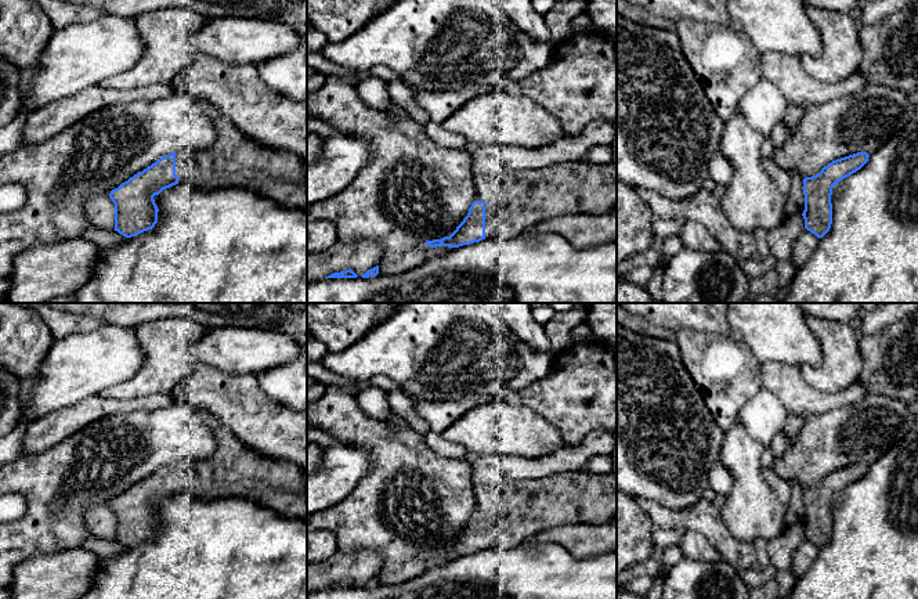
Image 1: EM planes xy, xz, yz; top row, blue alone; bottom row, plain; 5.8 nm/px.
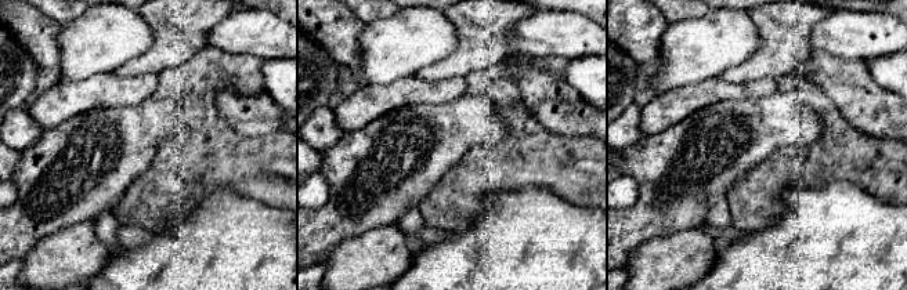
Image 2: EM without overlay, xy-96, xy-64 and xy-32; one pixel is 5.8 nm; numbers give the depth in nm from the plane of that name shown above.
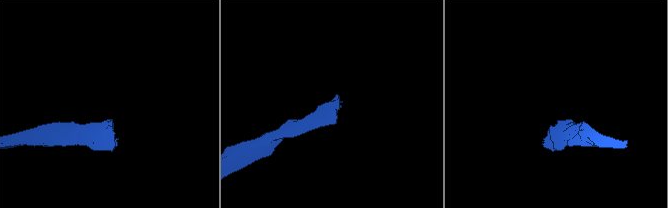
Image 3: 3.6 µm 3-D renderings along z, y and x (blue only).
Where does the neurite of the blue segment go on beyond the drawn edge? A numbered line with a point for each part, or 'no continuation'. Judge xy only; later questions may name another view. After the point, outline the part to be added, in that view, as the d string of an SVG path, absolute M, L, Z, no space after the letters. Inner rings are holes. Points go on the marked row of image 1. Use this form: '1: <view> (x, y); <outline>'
1: xy (279, 174); M196 100L196 102L213 118L218 136L206 151L176 152L178 183L195 183L207 191L228 185L245 187L286 209L307 213L307 162L289 149L267 147L245 137L218 108L203 100Z

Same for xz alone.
1: xz (514, 201); M559 162L528 172L474 176L476 201L485 202L485 238L518 235L531 225L572 213L607 213L617 205L617 167L583 162Z

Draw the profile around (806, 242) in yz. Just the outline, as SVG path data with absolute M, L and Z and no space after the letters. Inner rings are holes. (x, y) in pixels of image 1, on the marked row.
M805 230L792 245L791 261L800 268L813 255L818 245L820 238L817 238L810 231Z

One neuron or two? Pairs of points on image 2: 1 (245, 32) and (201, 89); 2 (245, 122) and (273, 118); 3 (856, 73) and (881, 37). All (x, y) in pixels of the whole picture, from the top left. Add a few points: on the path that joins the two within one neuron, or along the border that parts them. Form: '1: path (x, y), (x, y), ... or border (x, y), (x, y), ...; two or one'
1: border (206, 44), (224, 51), (260, 58); two
2: path (252, 118), (266, 118); one
3: border (831, 54), (839, 58), (860, 58), (863, 61); two

